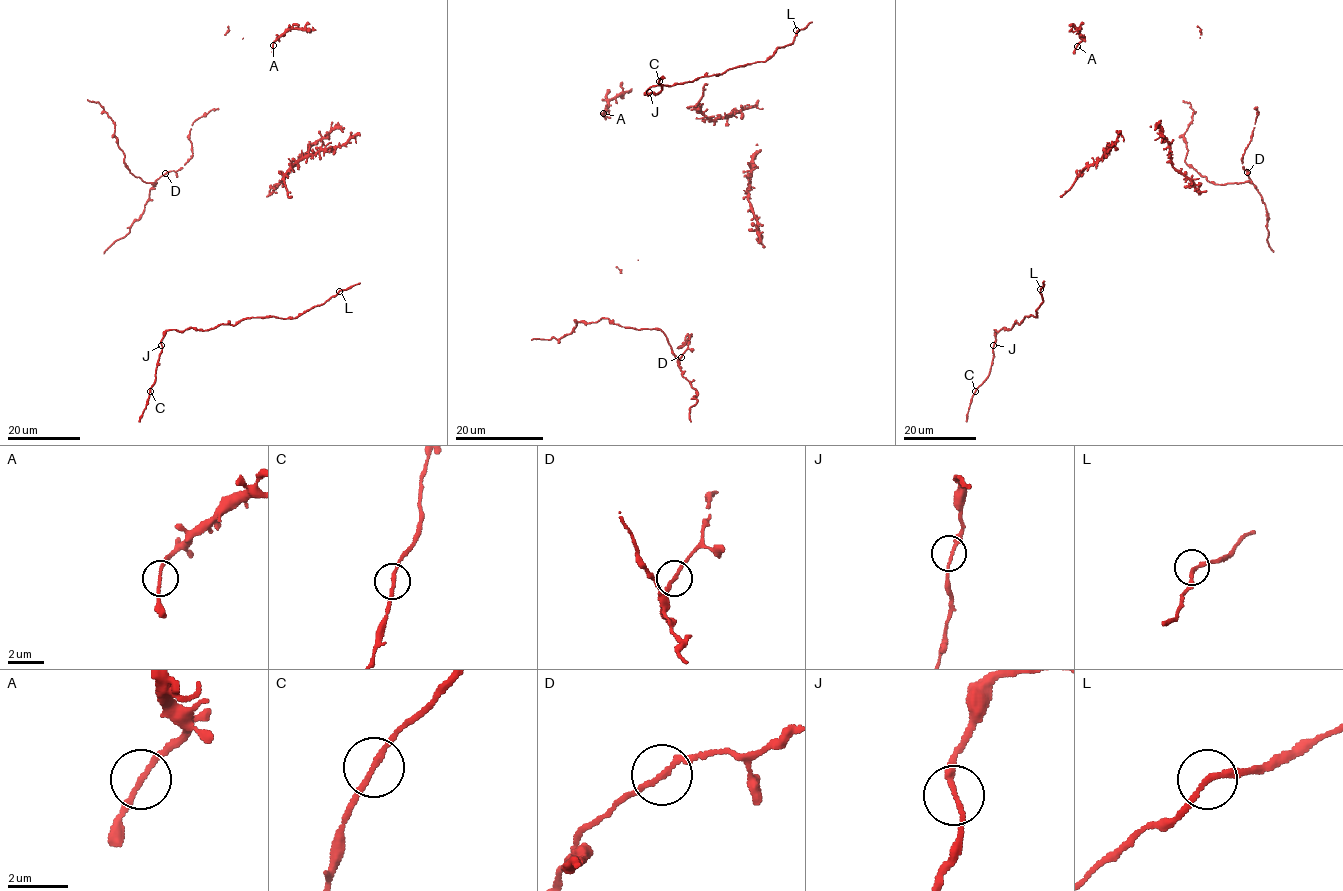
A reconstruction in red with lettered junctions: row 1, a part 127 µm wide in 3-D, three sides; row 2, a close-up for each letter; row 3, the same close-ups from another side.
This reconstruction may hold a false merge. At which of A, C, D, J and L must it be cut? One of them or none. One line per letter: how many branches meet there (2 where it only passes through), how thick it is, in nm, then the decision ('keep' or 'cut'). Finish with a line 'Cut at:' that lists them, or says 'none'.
A: 2 | 160 nm | keep
C: 2 | 170 nm | keep
D: 2 | 170 nm | keep
J: 2 | 170 nm | keep
L: 2 | 180 nm | keep
Cut at: none

